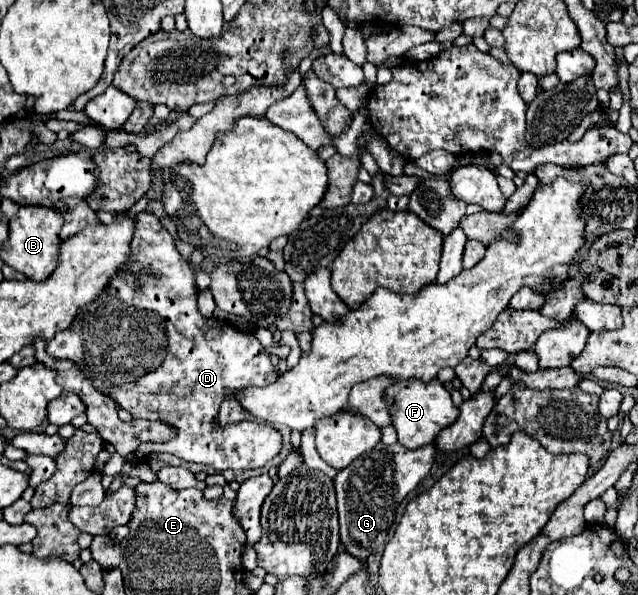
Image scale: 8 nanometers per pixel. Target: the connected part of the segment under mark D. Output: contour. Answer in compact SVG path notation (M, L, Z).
M140 212L136 216L136 230L134 230L134 238L132 238L132 254L130 254L130 260L126 262L126 274L122 274L120 278L114 278L112 280L112 286L108 286L108 290L104 290L104 294L100 294L100 298L96 302L92 302L92 306L86 306L84 310L80 310L80 314L76 316L76 322L72 322L72 326L60 334L56 334L46 350L52 358L72 358L76 364L80 364L80 370L84 370L84 374L88 374L88 378L92 378L92 384L96 388L100 388L100 392L108 394L116 404L120 404L120 408L124 408L126 412L132 414L132 418L144 418L144 420L158 420L158 422L166 422L168 426L172 426L174 430L178 430L178 436L172 438L172 440L166 440L166 442L160 442L160 444L154 444L154 442L146 442L146 444L140 444L138 446L138 454L144 454L148 456L150 452L166 452L166 454L174 454L182 460L188 460L188 462L200 462L200 464L208 464L216 470L250 470L250 468L262 468L266 462L270 462L282 448L282 436L276 428L268 426L268 424L258 424L258 422L252 422L252 420L244 420L244 422L238 422L238 424L218 424L216 418L218 418L218 410L220 410L220 404L222 400L232 394L234 390L240 390L240 388L258 388L258 386L268 386L272 384L276 378L278 378L278 370L272 366L270 362L270 356L264 352L262 344L256 340L254 334L248 334L248 332L242 332L238 328L234 328L230 322L226 320L216 320L216 318L204 318L200 312L198 312L198 306L196 306L196 296L198 296L198 288L196 288L196 278L194 278L194 270L184 262L184 258L180 256L180 252L176 250L174 246L174 240L172 236L168 234L168 230L160 224L160 220L148 212Z

